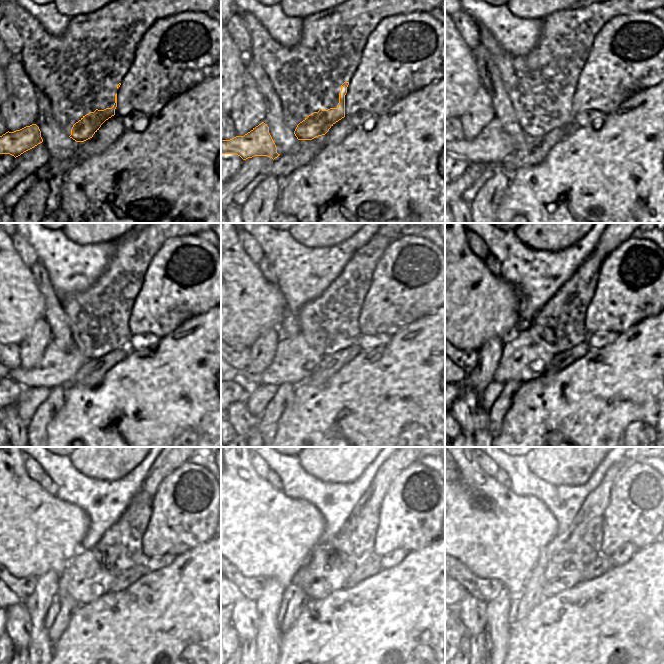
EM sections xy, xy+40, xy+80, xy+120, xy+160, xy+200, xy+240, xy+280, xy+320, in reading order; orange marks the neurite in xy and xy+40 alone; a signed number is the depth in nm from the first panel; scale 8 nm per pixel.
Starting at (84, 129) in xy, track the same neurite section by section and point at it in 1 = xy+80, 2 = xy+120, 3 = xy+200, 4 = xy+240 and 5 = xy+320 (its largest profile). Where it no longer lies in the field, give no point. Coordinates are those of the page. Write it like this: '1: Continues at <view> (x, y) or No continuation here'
1: Continues at xy+80 (493, 143)
2: Continues at xy+120 (56, 366)
3: Continues at xy+200 (525, 357)
4: Continues at xy+240 (82, 580)
5: Continues at xy+320 (567, 572).

